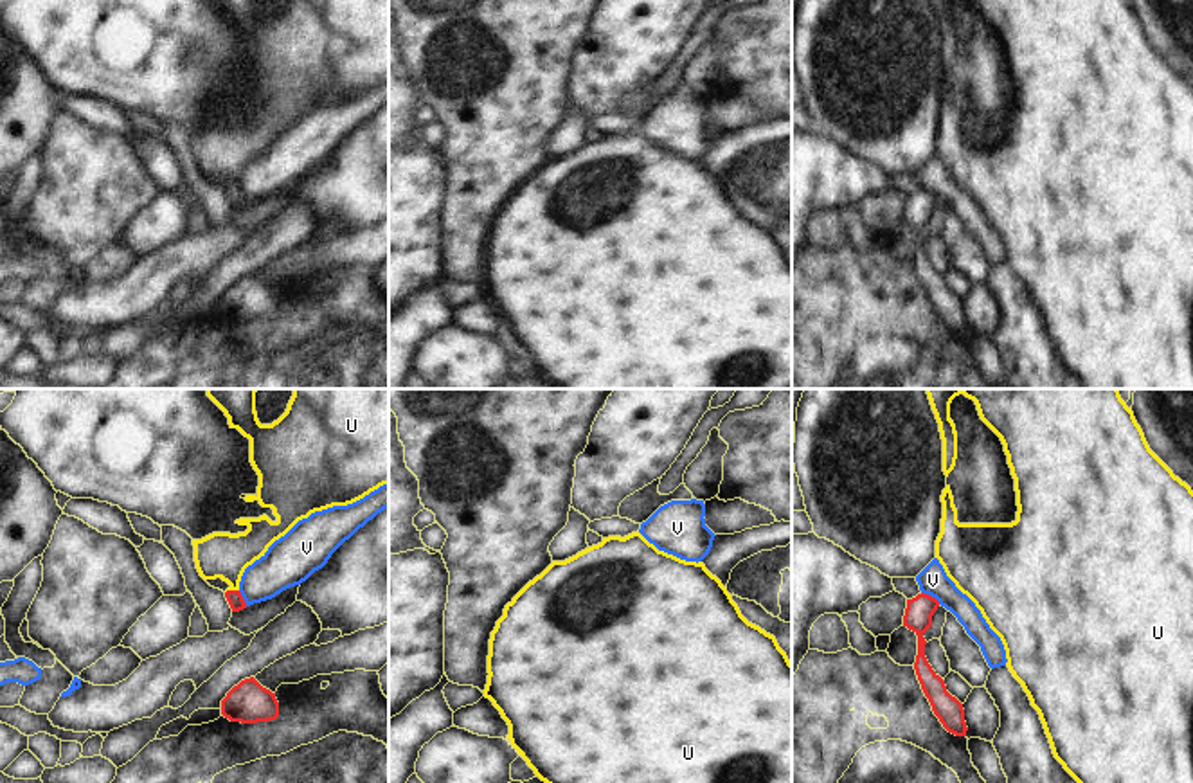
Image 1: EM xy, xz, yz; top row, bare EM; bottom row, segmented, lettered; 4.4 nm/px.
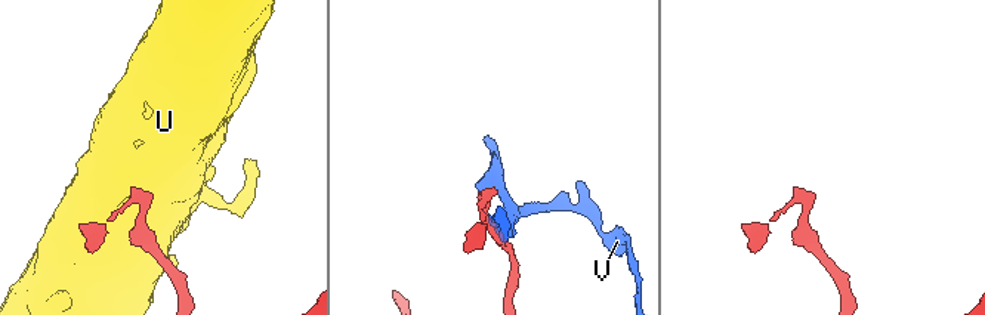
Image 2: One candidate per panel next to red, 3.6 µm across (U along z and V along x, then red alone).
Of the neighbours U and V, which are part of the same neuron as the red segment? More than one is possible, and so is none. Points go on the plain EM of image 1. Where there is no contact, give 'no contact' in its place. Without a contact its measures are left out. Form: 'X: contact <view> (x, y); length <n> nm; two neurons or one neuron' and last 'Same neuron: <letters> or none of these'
U: contact xy (231, 188); length 70 nm; one neuron
V: contact yz (931, 193); length 110 nm; two neurons
Same neuron: U

